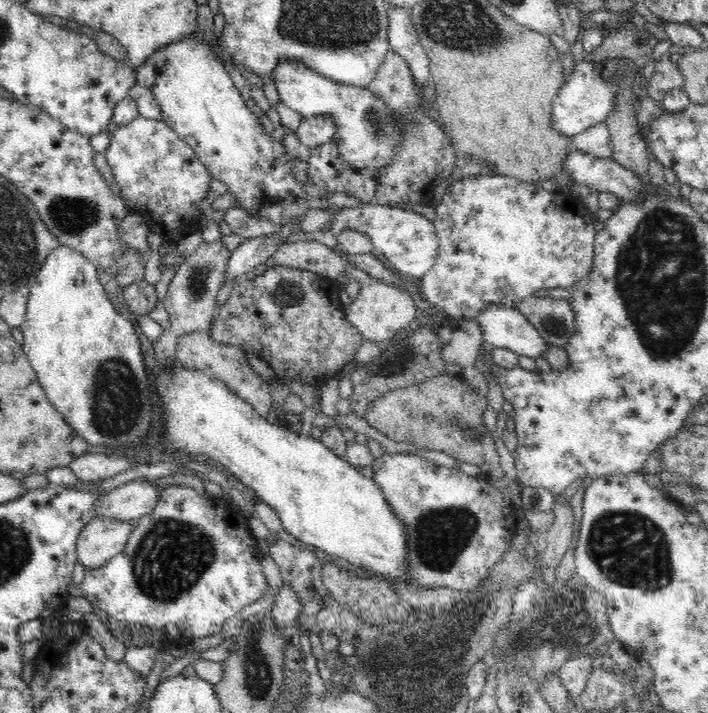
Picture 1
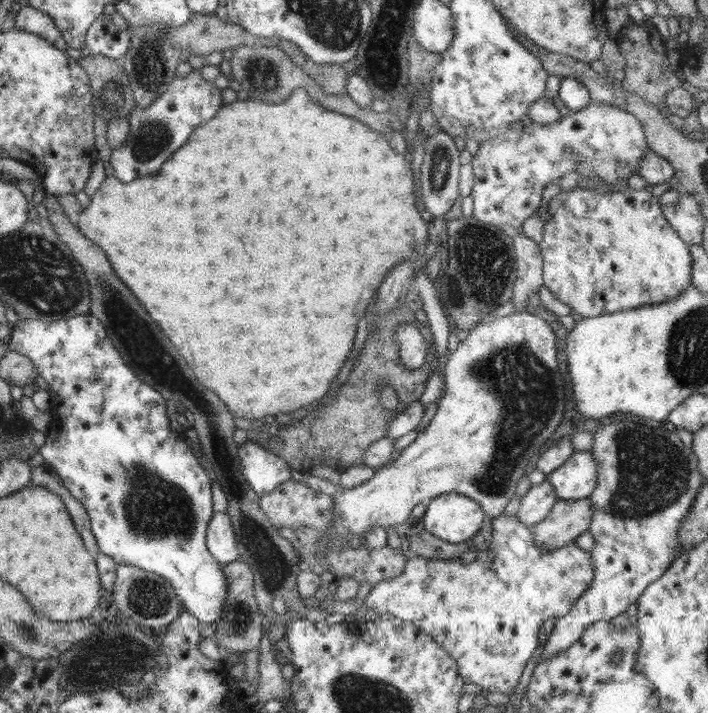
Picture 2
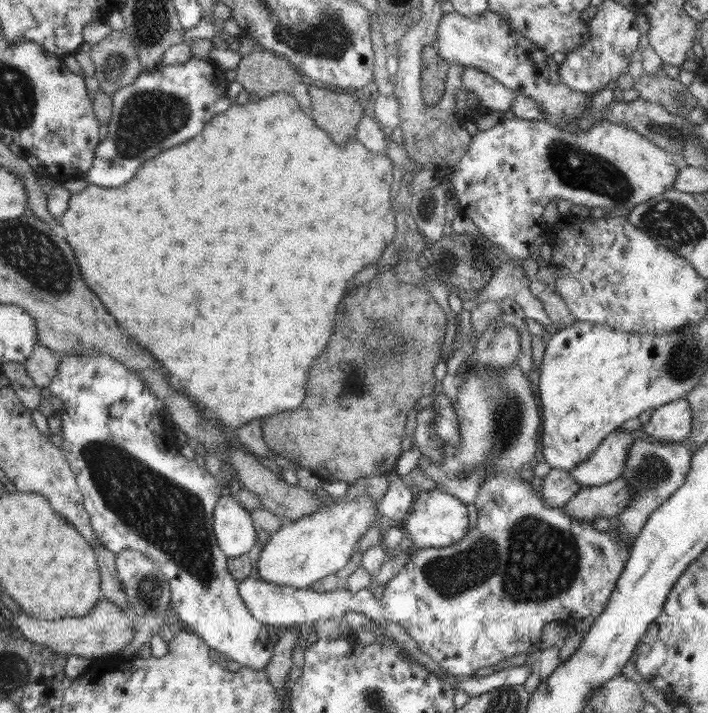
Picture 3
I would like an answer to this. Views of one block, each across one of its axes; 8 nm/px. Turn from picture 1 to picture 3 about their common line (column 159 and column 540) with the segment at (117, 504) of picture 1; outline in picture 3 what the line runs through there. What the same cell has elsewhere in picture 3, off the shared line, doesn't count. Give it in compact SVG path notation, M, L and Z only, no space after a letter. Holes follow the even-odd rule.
M551 469L543 480L544 484L542 484L539 498L546 508L562 508L581 490L565 471Z

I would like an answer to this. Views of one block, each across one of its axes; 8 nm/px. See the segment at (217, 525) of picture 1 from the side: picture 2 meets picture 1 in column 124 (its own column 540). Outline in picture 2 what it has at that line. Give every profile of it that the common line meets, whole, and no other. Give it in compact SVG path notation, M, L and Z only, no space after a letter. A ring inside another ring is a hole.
M503 513L502 516L493 518L492 531L494 531L494 534L489 545L483 551L476 553L476 557L470 563L464 563L460 557L446 560L427 559L419 556L408 557L401 575L388 580L381 580L378 584L375 584L361 607L363 613L371 609L380 614L388 612L400 620L411 622L416 628L421 628L426 634L429 634L434 642L437 642L458 663L458 674L462 676L466 683L476 684L486 691L502 692L502 694L510 696L518 686L520 677L524 674L525 666L538 648L538 630L540 630L544 621L548 618L564 616L572 609L574 604L582 597L582 594L588 591L588 586L590 586L595 574L590 552L581 549L575 542L554 550L538 548L532 530L526 528L515 516L506 516Z

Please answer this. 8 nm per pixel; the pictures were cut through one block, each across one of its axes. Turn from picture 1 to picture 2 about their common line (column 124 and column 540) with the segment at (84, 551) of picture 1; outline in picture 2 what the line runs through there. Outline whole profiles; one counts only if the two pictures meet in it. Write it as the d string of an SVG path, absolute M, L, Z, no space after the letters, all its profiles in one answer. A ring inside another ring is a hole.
M557 500L546 519L531 530L541 549L559 549L588 531L593 507L590 500Z

